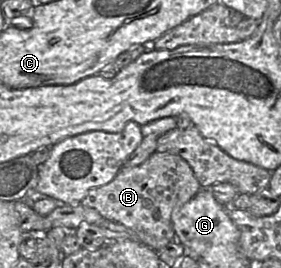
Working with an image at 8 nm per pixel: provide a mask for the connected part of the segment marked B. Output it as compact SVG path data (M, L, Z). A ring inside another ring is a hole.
M154 152L147 160L134 167L122 167L116 177L109 183L91 189L81 204L95 209L105 219L117 222L136 233L139 242L159 251L175 238L172 224L172 212L190 199L201 189L191 166L181 156L166 152Z

